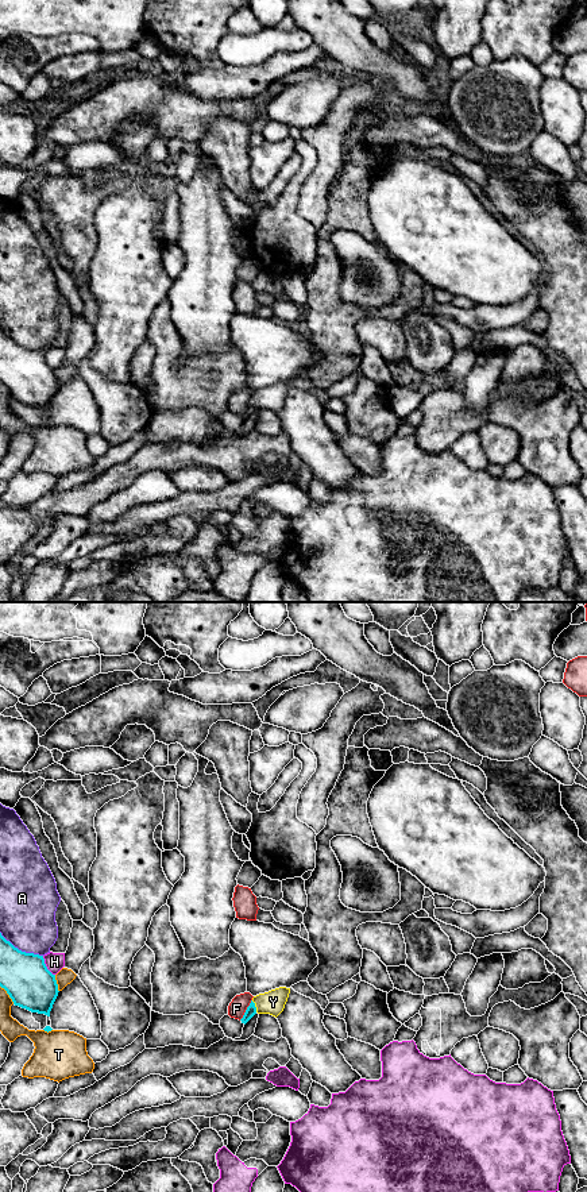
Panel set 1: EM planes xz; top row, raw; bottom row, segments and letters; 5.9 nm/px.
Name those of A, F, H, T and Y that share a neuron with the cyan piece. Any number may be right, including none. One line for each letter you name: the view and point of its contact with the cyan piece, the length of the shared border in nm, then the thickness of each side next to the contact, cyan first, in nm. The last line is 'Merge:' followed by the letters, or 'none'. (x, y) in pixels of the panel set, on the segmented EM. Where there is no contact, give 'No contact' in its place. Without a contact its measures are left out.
Y: Touches cyan at xz (254, 1006). Shared border 80 nm. Thickness 60 nm (cyan) against 140 nm
Merge: Y

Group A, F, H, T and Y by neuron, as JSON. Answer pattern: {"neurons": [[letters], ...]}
{"neurons": [["A"], ["F"], ["H"], ["T"], ["Y"]]}

